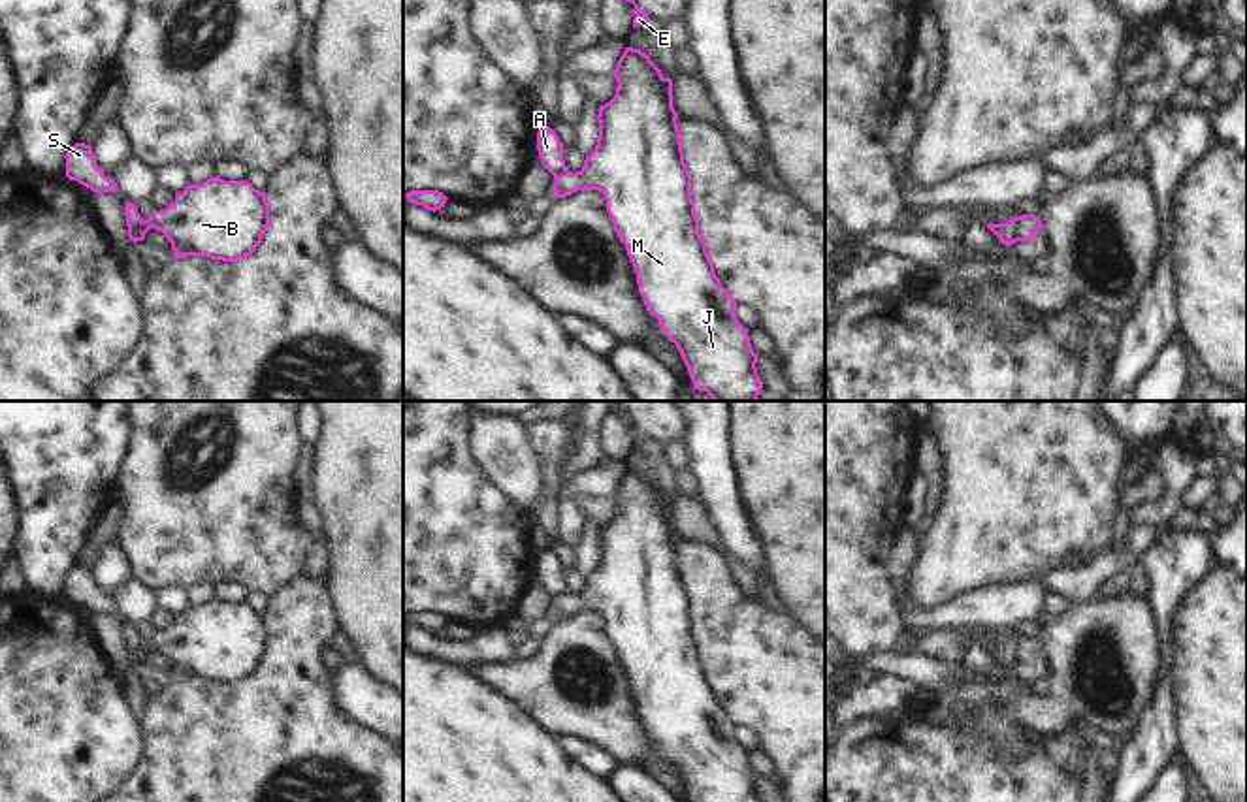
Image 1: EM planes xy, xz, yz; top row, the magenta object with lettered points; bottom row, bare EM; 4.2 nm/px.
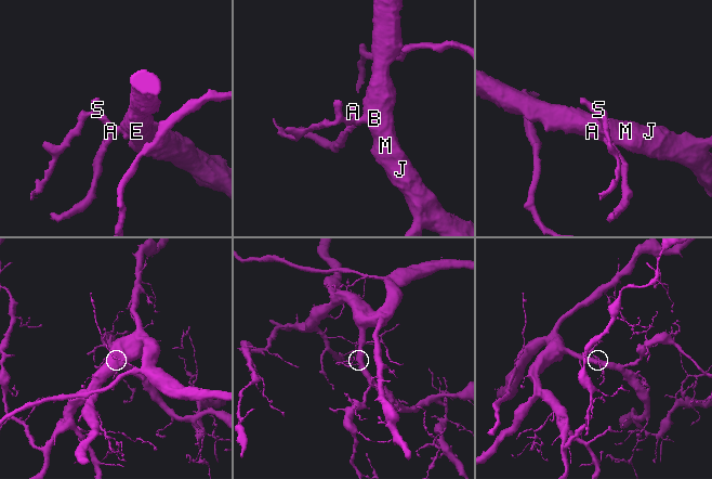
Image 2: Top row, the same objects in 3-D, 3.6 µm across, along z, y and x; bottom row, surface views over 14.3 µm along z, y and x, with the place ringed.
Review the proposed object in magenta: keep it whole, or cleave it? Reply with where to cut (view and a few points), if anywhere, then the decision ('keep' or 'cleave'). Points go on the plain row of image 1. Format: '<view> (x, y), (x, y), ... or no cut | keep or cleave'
yz (1021, 639), (1016, 661) | cleave

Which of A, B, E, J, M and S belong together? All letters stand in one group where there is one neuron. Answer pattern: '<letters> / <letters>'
A S / B E J M

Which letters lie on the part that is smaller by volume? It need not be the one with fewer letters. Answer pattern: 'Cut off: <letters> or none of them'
Cut off: A, S

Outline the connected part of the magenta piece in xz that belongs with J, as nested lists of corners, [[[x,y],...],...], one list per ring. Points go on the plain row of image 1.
[[[625,469],[612,497],[618,510],[608,525],[599,527],[597,567],[580,593],[554,597],[554,616],[565,619],[576,612],[599,612],[605,618],[614,653],[637,693],[646,732],[676,766],[691,802],[761,802],[750,751],[738,744],[737,723],[716,698],[706,663],[699,655],[691,595],[672,529],[672,501],[633,469]]]

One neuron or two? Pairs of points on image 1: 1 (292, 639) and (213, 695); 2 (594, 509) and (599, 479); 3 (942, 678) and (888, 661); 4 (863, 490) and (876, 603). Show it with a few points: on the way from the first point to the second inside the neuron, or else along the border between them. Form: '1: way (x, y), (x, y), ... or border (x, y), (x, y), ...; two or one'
1: way (283, 661), (249, 695), (236, 695); one
2: border (611, 497), (581, 496), (575, 501); two
3: way (929, 674), (922, 669), (901, 665); one
4: way (863, 518), (863, 575); one

